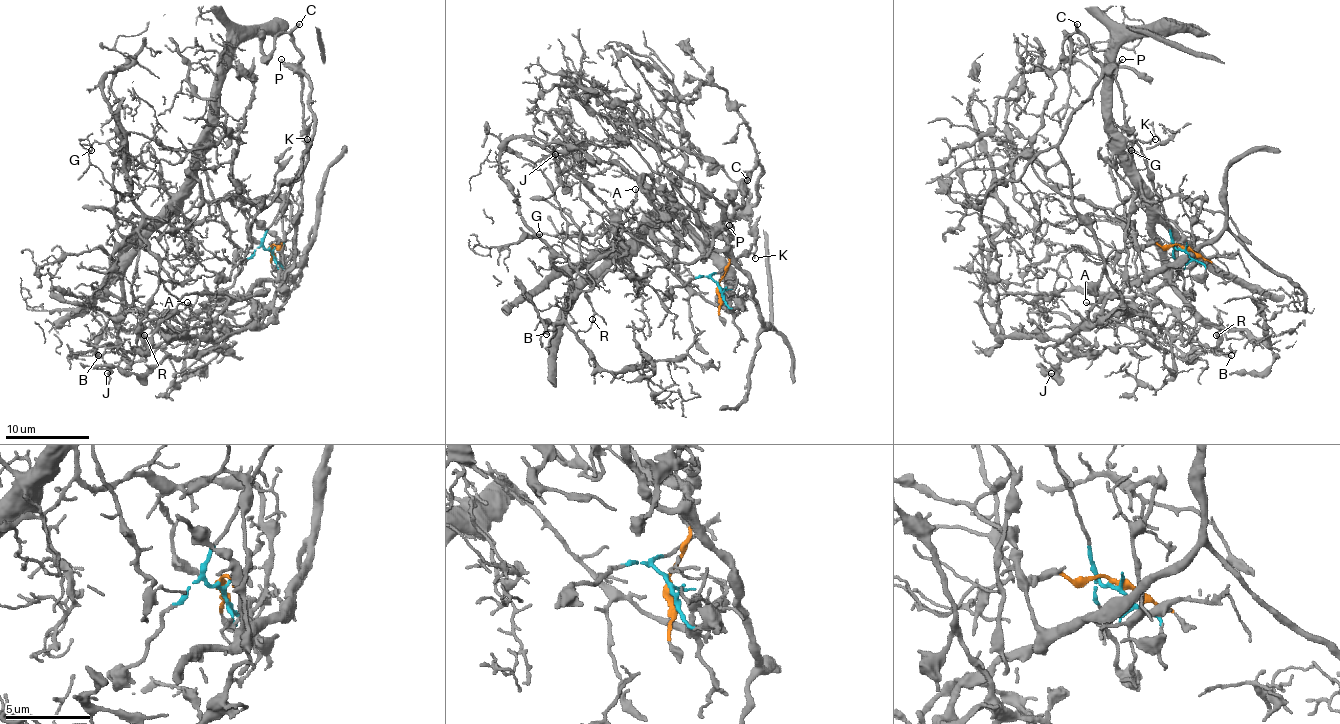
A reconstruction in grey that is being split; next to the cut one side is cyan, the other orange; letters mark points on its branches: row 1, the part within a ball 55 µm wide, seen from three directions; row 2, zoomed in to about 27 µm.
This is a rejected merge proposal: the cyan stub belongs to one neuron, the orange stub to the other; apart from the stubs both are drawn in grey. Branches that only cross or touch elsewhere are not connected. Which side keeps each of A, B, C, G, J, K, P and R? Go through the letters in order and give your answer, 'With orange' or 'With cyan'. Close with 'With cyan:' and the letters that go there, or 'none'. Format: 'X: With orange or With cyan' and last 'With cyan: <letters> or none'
A: With cyan
B: With orange
C: With cyan
G: With orange
J: With orange
K: With cyan
P: With cyan
R: With orange
With cyan: A, C, K, P

